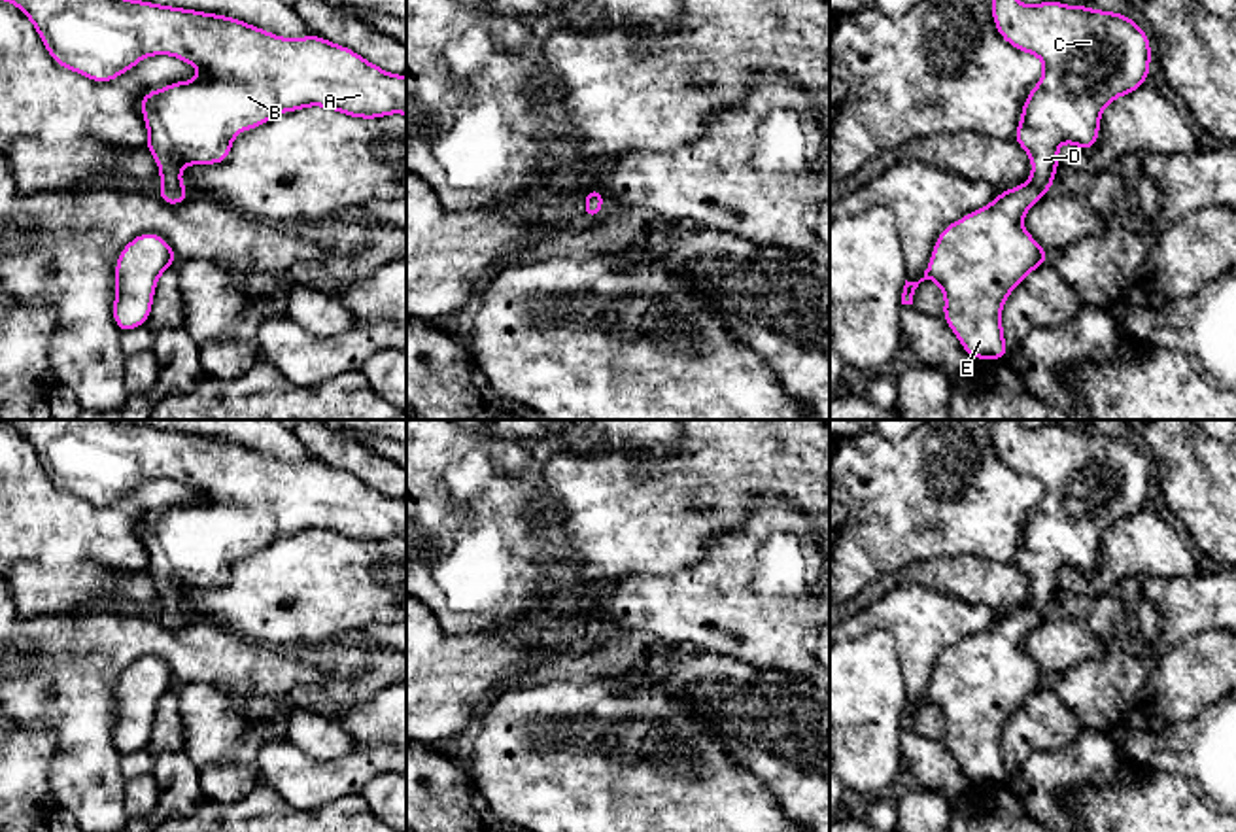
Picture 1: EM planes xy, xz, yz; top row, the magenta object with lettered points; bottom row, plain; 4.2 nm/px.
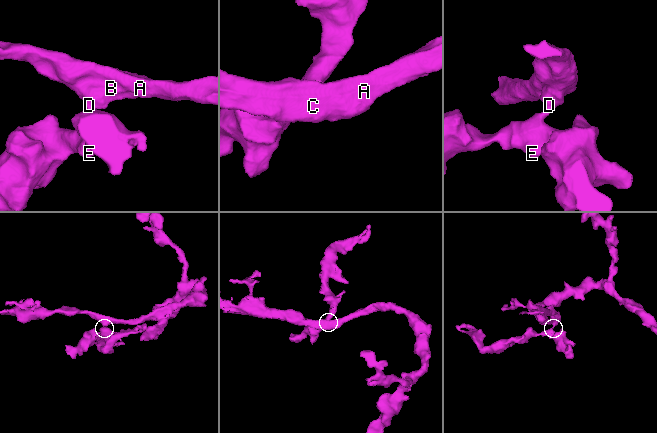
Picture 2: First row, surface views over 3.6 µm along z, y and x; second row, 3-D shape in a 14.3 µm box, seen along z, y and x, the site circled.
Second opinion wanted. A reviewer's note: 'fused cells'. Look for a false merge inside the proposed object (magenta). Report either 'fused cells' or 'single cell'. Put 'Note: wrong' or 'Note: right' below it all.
single cell
Note: wrong

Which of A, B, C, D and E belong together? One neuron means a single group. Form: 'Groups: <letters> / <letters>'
Groups: A B C D E

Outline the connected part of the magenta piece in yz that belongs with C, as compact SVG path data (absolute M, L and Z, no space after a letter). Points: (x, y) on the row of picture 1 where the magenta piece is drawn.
M990 0L990 11L1004 42L1039 57L1045 66L1013 134L1032 159L1032 176L941 229L924 276L905 280L901 304L913 304L920 282L936 282L945 295L941 318L966 354L1000 361L1009 350L1004 303L1051 257L1022 227L1022 217L1053 189L1058 144L1092 149L1106 106L1149 79L1151 42L1128 15L1085 4Z

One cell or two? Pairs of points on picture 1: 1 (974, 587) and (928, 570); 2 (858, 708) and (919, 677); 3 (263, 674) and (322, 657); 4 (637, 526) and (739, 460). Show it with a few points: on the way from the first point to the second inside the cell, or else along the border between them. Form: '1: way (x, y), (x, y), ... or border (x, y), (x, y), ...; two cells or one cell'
1: way (962, 575), (940, 573); one cell
2: border (894, 640), (906, 702); two cells
3: border (286, 649), (320, 672), (290, 696); two cells
4: way (671, 526), (719, 513), (724, 494); one cell

